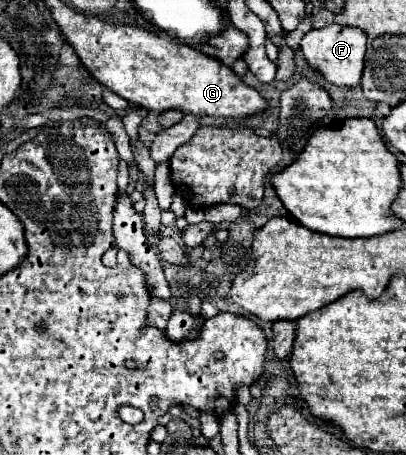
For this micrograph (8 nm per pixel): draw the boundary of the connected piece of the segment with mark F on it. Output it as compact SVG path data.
M326 26L318 30L310 30L302 40L300 40L302 54L308 62L310 68L314 68L318 74L324 76L334 86L346 86L354 88L360 86L360 76L364 68L364 52L366 52L366 36L364 32L352 28L352 26Z

